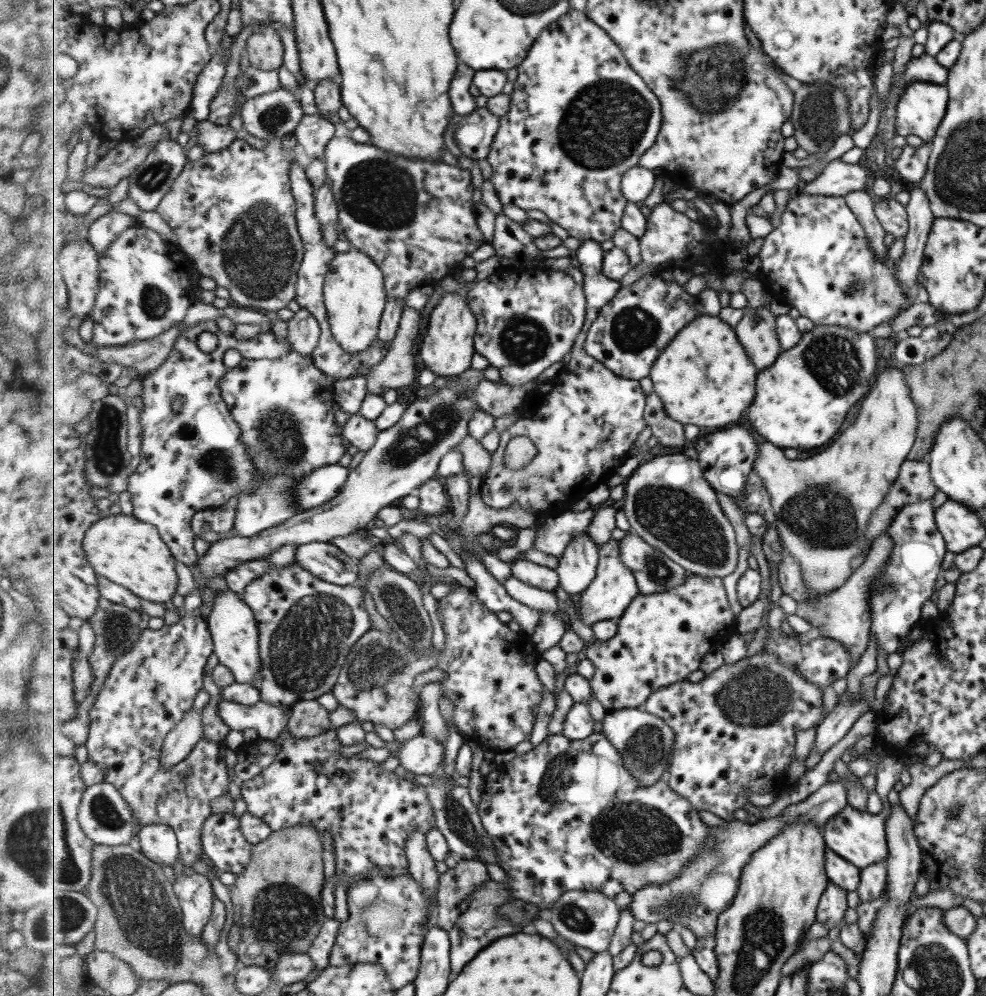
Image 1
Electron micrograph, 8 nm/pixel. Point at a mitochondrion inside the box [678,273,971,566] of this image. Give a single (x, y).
(821, 515)

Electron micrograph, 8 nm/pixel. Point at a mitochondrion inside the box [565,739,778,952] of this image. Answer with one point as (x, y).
(639, 834)

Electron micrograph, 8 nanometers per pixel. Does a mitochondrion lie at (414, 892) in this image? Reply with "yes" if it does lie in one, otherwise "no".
no

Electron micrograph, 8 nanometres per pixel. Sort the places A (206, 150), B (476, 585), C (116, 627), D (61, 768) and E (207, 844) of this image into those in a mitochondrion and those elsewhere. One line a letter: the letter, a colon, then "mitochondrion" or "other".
A: other
B: other
C: mitochondrion
D: other
E: other

